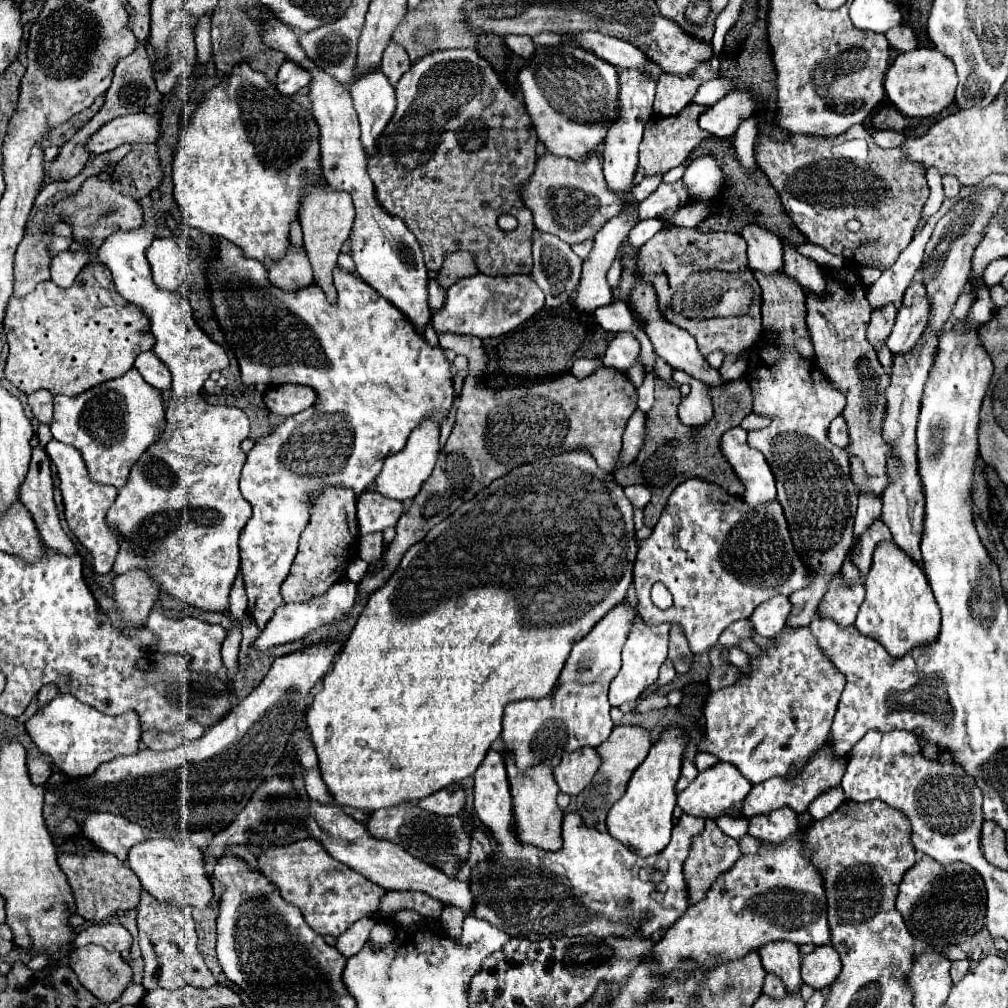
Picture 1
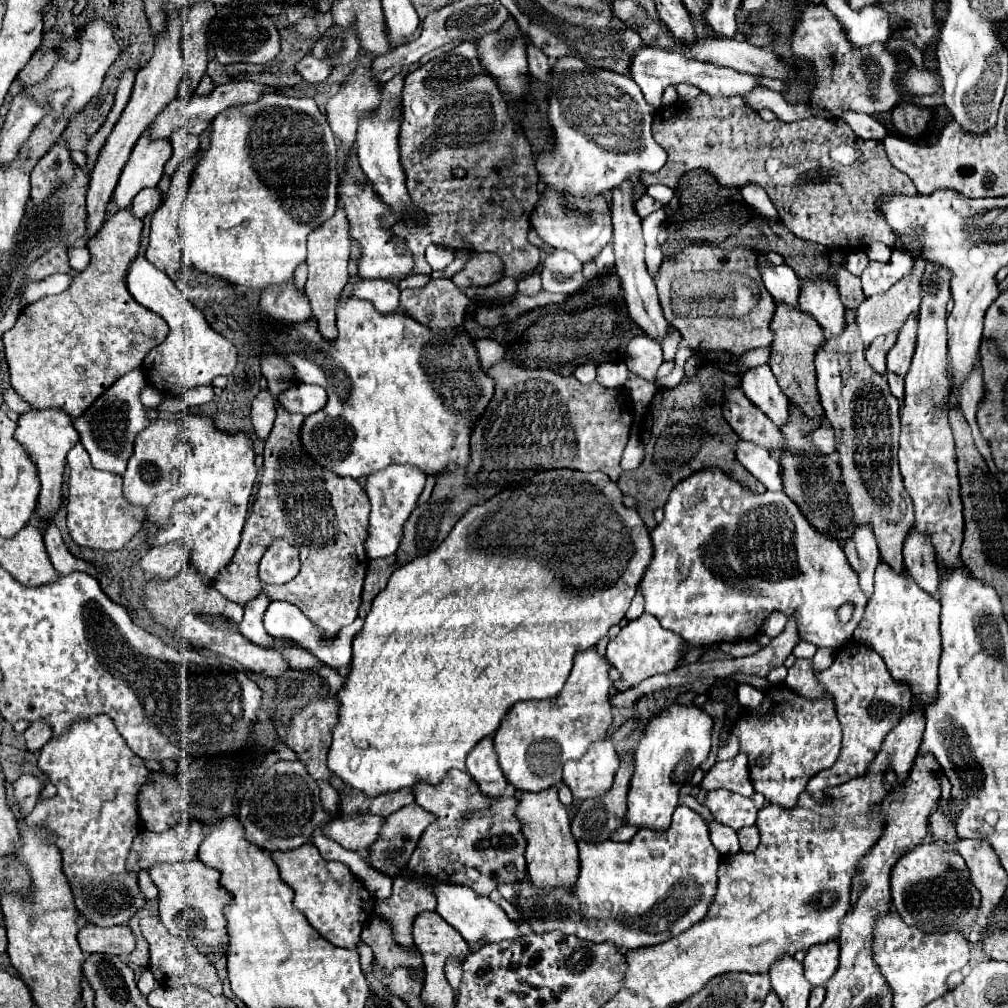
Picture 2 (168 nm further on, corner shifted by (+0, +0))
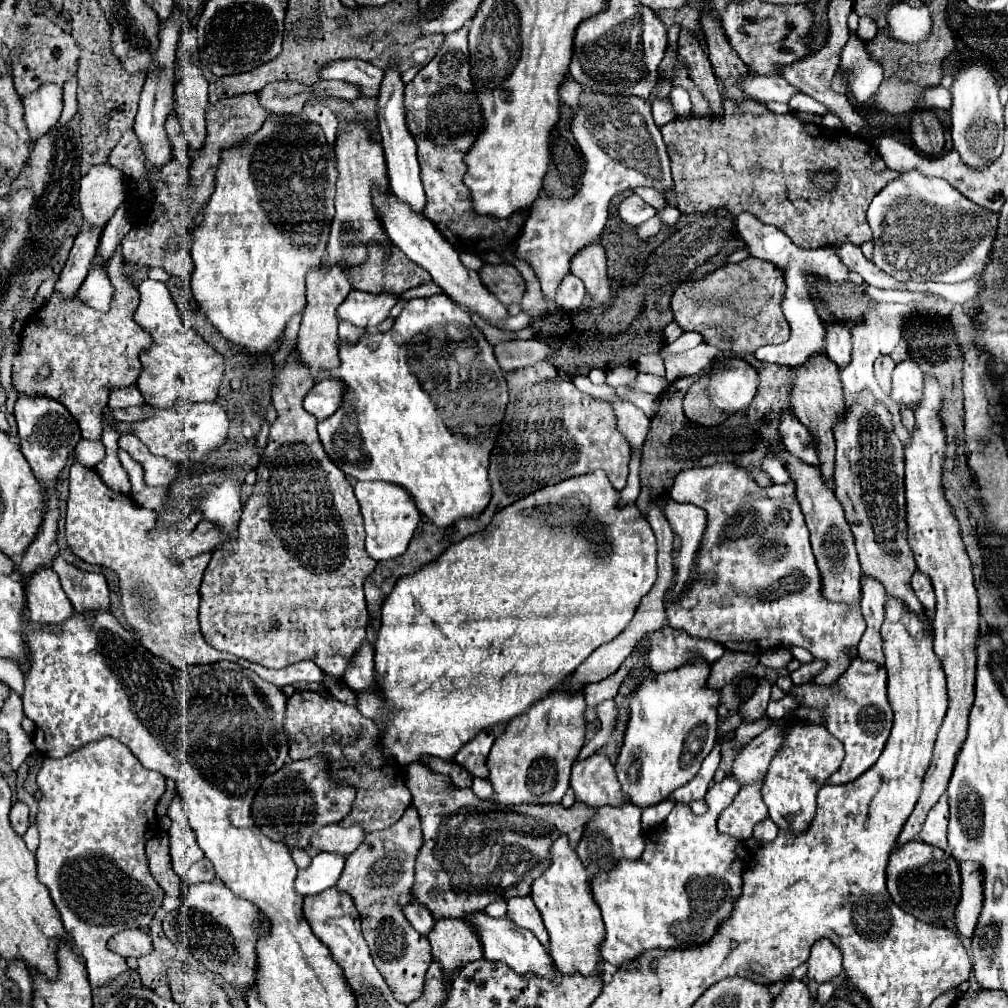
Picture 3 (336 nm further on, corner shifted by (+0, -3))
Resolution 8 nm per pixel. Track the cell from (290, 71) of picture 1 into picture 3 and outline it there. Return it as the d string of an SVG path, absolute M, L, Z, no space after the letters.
M338 60L338 64L322 68L320 76L324 80L344 80L348 84L354 84L362 96L378 98L380 84L384 80L384 70L364 60Z

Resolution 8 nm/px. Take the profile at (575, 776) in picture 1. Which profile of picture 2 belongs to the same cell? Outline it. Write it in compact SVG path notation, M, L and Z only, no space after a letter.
M606 739L578 761L566 761L562 771L562 781L570 787L574 799L590 799L606 793L618 769L618 753L614 745Z

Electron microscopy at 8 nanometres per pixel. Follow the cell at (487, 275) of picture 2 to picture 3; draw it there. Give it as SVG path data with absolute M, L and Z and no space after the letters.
M484 264L480 268L480 276L482 276L482 282L486 282L486 288L504 306L520 304L526 290L526 282L512 264L500 264L500 266Z

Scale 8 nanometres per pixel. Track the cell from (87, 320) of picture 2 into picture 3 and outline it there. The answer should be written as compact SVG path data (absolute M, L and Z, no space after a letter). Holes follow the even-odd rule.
M120 250L110 258L106 266L108 278L116 288L110 310L98 312L84 306L76 296L62 302L58 294L36 310L22 330L20 356L14 358L14 384L18 392L26 394L46 394L62 402L70 414L76 418L82 430L82 438L100 440L102 420L100 414L106 410L108 388L122 388L136 384L142 364L138 354L150 346L150 334L142 332L134 324L132 314L138 308L138 290L124 276L124 264ZM42 364L48 364L52 374L48 378L36 380L36 372Z

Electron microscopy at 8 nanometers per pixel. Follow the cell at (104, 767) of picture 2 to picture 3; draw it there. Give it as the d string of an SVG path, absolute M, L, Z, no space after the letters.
M106 738L96 744L86 744L86 748L66 758L46 758L38 772L38 788L42 792L36 814L40 834L40 846L36 850L38 878L48 886L64 928L84 958L90 986L98 988L128 968L126 960L108 950L106 942L122 930L146 928L162 906L164 890L148 870L144 846L158 832L156 806L166 790L166 778L142 768L138 758L124 744Z

